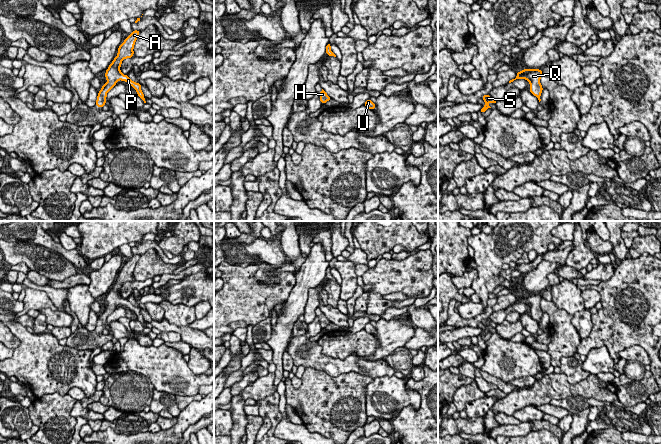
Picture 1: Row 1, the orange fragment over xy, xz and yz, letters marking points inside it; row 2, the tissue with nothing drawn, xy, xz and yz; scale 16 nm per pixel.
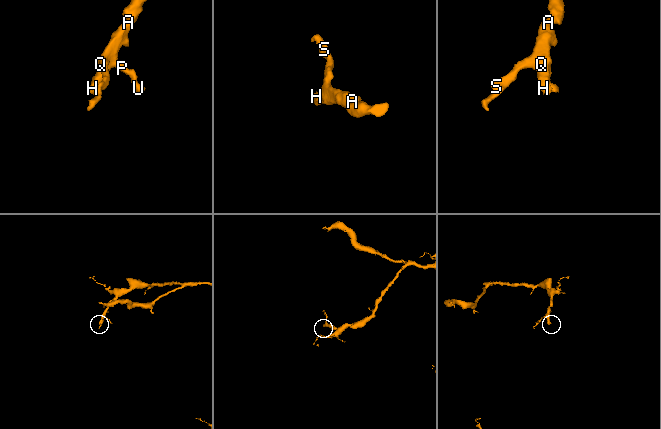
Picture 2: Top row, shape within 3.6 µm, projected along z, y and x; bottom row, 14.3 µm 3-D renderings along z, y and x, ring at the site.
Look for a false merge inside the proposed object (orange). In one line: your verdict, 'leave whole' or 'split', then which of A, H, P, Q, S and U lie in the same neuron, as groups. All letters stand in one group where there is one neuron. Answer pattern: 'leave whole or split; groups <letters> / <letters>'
leave whole; groups A H P Q S U

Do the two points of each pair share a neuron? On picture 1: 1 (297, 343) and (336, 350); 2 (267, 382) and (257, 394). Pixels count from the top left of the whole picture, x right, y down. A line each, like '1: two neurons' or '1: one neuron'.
1: two neurons
2: one neuron

